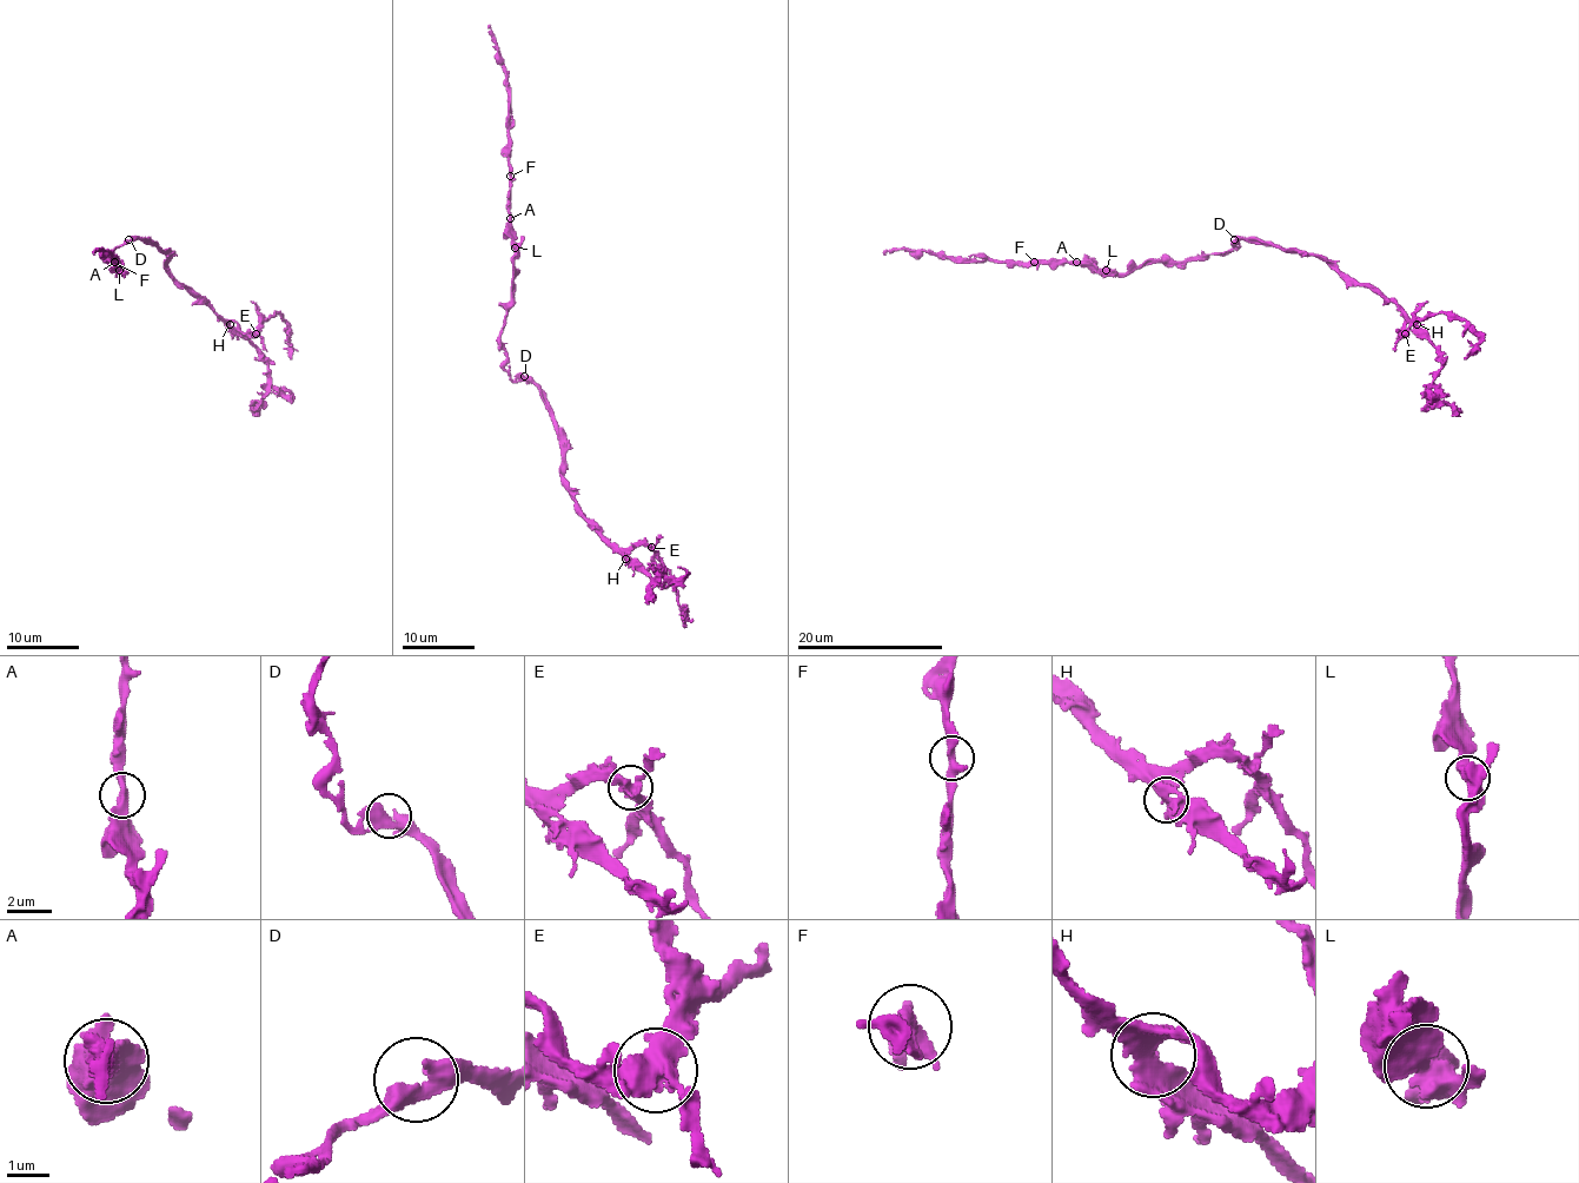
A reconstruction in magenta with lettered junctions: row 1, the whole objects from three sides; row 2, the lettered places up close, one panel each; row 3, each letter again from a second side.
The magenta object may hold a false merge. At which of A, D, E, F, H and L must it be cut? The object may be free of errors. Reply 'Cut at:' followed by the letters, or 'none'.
Cut at: none

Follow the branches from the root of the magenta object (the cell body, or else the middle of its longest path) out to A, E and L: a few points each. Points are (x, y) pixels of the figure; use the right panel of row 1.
A: (1239, 240), (1234, 248), (1222, 253), (1183, 260), (1150, 260), (1130, 266), (1123, 273), (1109, 273), (1076, 263)
E: (1239, 240), (1260, 240), (1329, 259), (1344, 273), (1369, 283), (1387, 297), (1406, 319), (1406, 334)
L: (1239, 240), (1234, 248), (1207, 253), (1200, 259), (1150, 260), (1130, 266), (1123, 273), (1106, 270)

